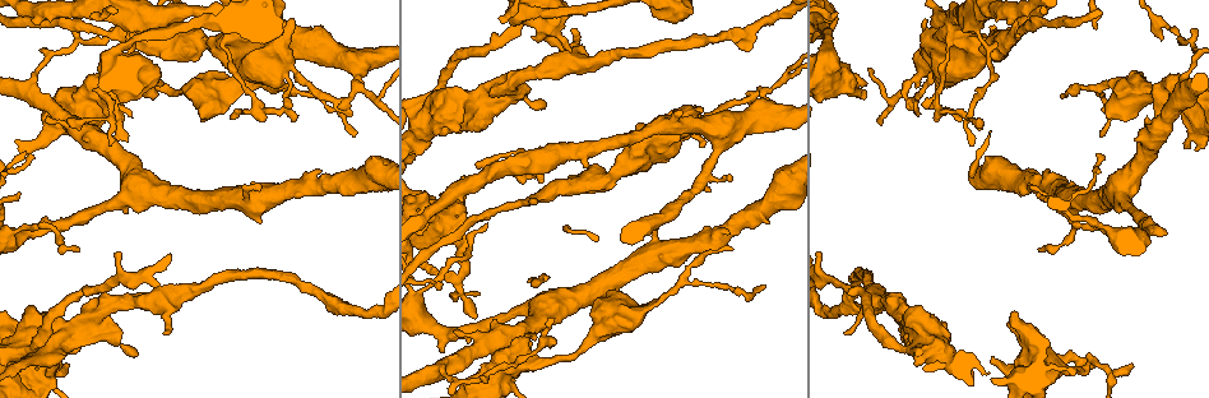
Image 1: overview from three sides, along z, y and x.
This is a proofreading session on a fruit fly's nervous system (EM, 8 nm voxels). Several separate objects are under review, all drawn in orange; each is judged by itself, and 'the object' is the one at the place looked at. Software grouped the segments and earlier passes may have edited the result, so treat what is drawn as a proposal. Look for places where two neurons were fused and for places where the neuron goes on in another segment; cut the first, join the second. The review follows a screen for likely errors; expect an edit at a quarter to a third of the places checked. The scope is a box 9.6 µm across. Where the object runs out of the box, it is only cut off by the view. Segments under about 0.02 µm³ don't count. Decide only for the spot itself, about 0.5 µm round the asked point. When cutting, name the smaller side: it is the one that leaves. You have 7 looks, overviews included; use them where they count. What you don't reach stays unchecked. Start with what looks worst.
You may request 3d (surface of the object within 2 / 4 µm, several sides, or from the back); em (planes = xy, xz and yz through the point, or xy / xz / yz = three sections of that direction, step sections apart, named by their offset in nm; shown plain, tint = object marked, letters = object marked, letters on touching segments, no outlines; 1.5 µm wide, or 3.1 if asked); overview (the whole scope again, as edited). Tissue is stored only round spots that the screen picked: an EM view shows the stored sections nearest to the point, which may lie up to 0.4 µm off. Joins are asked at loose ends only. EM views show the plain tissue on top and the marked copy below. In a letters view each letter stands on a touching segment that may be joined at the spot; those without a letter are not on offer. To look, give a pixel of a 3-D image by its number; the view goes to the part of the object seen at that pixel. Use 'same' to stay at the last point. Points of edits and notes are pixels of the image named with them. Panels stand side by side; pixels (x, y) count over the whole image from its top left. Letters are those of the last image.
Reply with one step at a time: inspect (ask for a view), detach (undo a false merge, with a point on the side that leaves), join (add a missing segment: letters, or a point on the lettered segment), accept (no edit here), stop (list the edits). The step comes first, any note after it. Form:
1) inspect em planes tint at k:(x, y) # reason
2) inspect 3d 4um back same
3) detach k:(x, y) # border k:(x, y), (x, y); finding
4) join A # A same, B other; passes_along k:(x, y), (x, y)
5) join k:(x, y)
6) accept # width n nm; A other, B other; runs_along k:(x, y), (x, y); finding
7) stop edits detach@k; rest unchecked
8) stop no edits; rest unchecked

inspect 3d 2um at 1:(1132, 368) # thin end

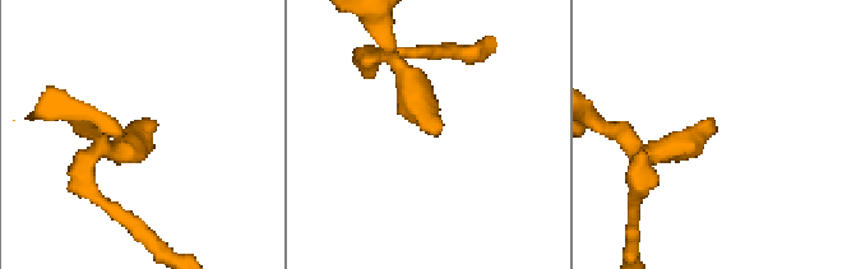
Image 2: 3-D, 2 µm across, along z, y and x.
inspect em planes letters at 2:(716, 128)

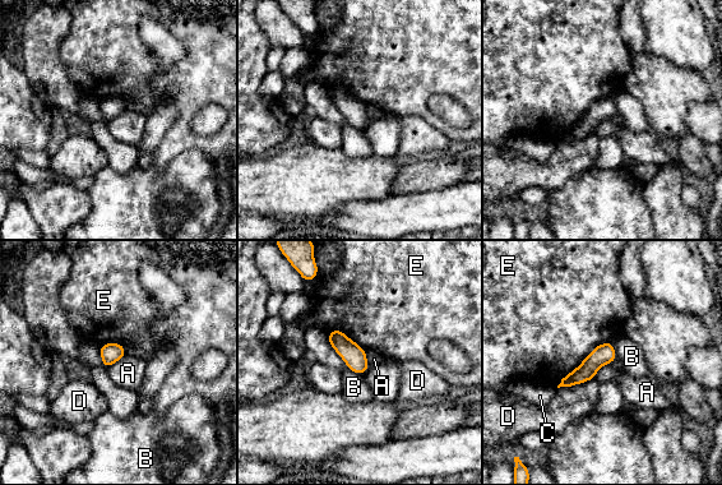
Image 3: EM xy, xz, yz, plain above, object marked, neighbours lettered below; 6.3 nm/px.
accept # width 130 nm; A other, B other, C other, D other, E other; no lettered segment goes on from it

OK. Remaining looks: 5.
inspect 3d 2um at 1:(294, 119) # free end

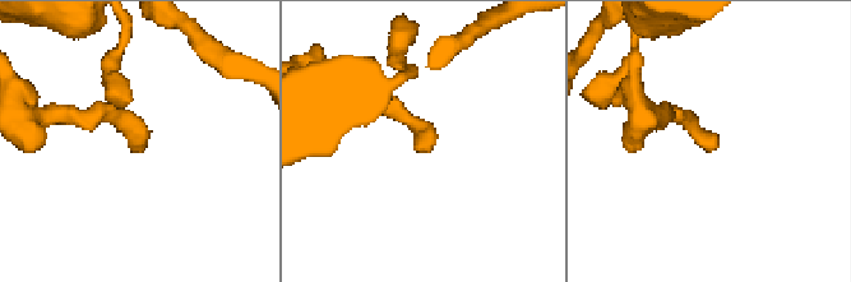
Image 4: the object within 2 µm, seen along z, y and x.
inspect em xy step 8 tint at 4:(716, 143) # need the tissue

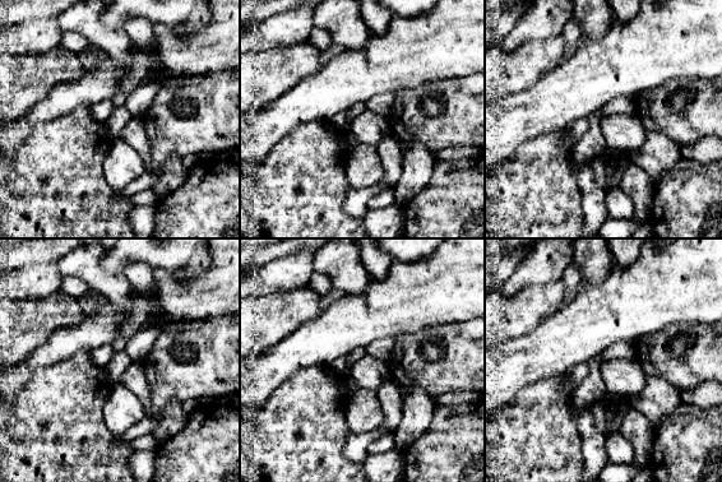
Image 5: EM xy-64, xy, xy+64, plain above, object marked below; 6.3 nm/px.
inspect em yz step 4 letters same

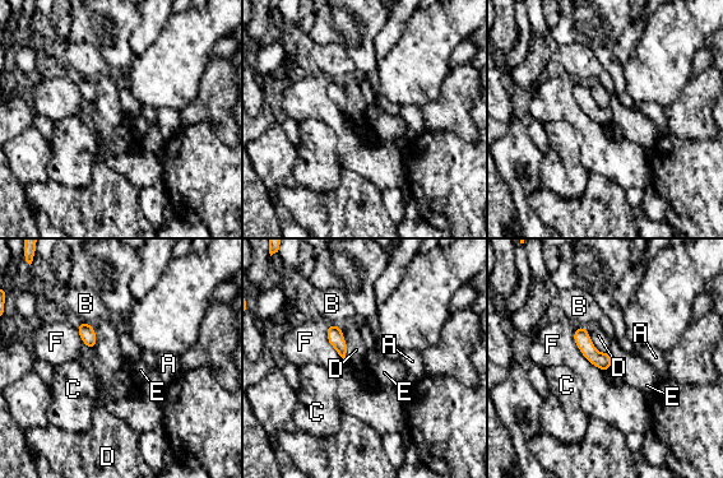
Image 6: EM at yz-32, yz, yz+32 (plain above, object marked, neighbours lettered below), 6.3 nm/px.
accept # longest_contact F 340 nm; A other, B other, C other, D other, E other, F other; none of them fits

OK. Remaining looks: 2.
inspect em xz step 4 tint at 1:(1102, 137) # an open end

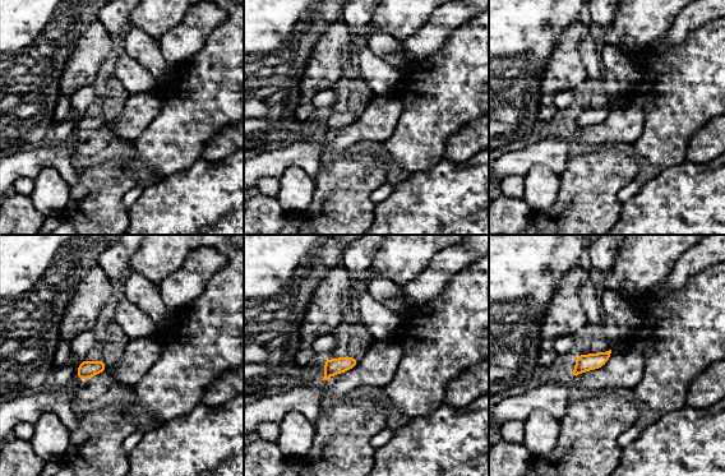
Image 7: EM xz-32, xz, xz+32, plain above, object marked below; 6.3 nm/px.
inspect em planes letters same # cut it another way

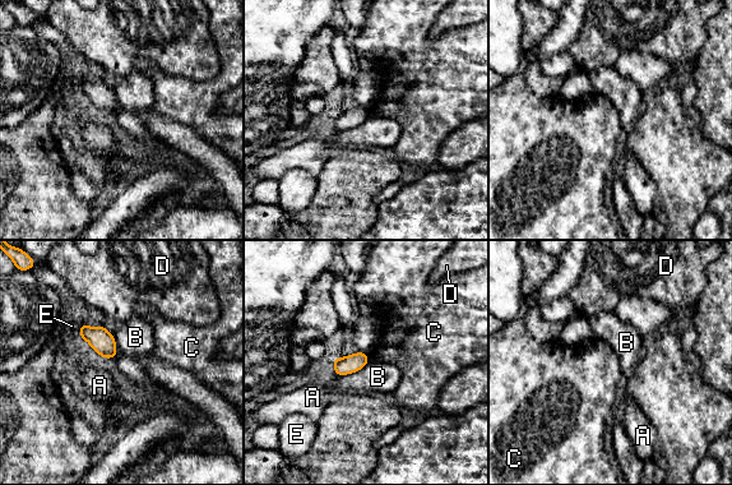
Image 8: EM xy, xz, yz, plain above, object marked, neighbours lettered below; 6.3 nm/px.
accept # A other, B other, C other, D other, E other; none of them fits

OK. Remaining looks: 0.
stop no edits; rest unchecked

